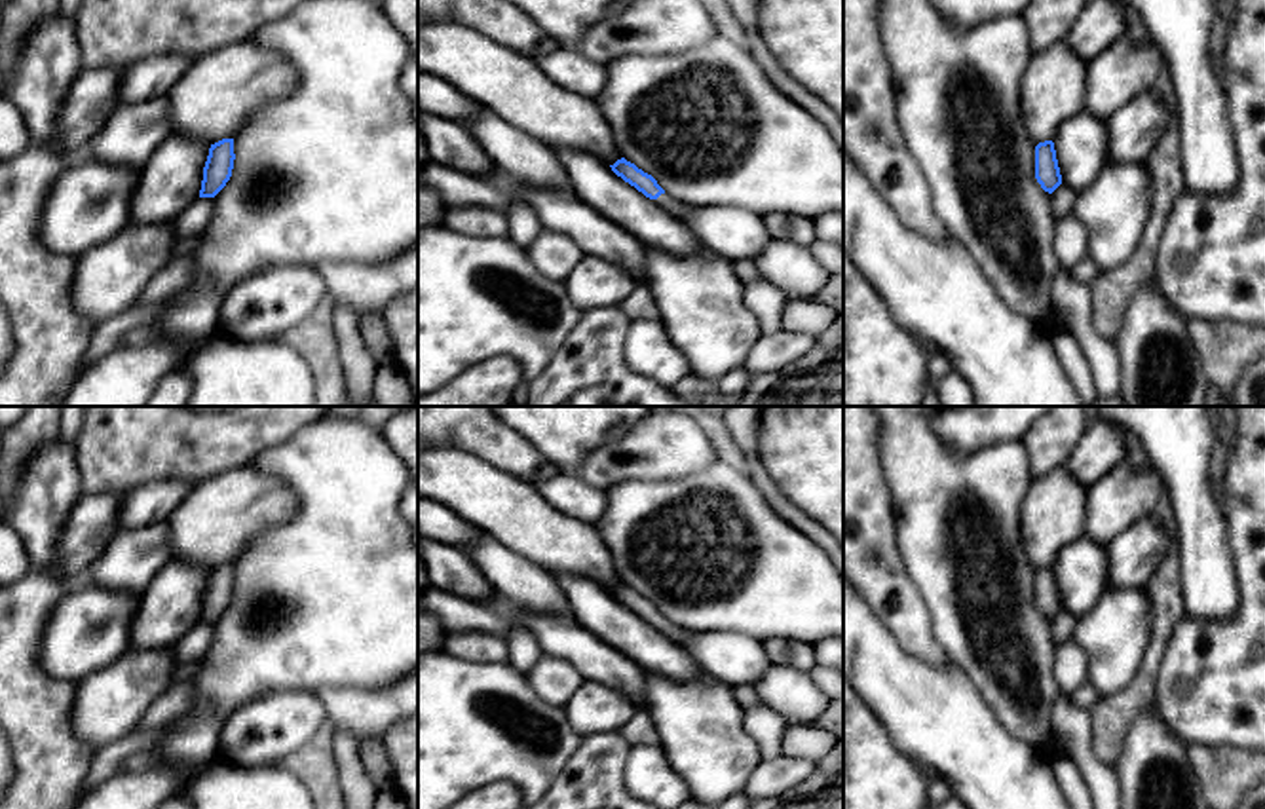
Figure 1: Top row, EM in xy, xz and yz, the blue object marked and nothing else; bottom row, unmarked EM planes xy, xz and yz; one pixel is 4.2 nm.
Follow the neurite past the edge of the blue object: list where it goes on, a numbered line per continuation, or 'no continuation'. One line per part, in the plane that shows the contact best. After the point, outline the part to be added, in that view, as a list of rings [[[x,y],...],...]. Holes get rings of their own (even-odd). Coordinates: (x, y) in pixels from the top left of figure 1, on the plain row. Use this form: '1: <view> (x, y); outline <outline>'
1: xz (671, 631); outline [[[661,619],[657,625],[653,625],[659,632],[663,632],[669,640],[680,642],[684,638],[693,636],[693,630],[686,630],[674,623],[670,623],[669,619]]]

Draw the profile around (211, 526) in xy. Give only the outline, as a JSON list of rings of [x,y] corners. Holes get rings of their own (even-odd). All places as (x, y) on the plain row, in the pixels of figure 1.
[[[251,465],[222,471],[196,484],[165,518],[171,558],[207,572],[232,564],[258,532],[289,520],[296,505],[294,494],[283,482]]]

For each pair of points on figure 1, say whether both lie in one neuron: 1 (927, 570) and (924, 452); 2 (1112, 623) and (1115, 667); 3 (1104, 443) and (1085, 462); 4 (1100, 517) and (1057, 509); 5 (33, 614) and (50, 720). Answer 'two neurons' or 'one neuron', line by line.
1: one neuron
2: one neuron
3: one neuron
4: two neurons
5: one neuron

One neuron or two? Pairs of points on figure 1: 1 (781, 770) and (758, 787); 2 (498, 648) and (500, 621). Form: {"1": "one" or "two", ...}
{"1": "one", "2": "two"}

